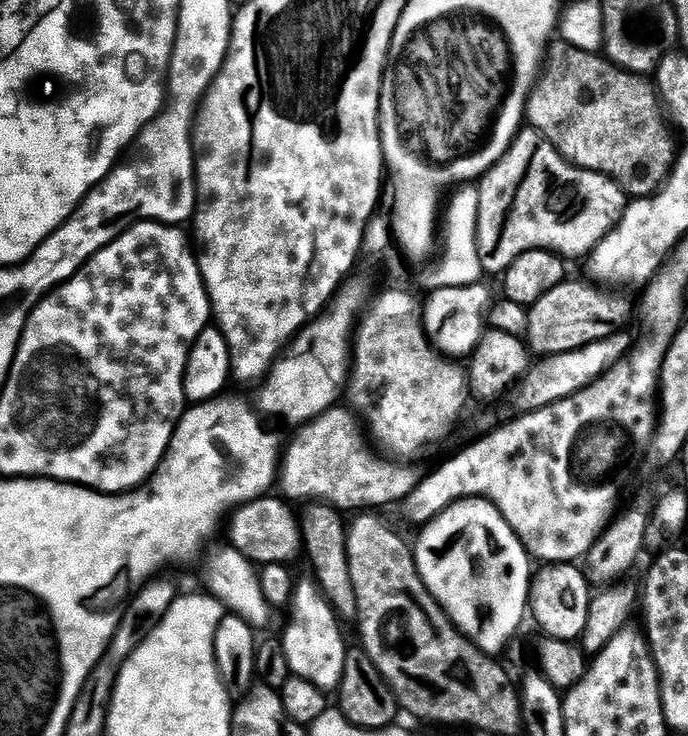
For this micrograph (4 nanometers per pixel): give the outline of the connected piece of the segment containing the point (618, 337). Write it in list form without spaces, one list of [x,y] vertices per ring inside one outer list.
[[[621,330],[602,338],[593,344],[582,346],[578,350],[563,352],[557,356],[545,356],[537,359],[527,375],[520,381],[515,389],[516,412],[537,412],[559,400],[570,398],[588,388],[605,372],[610,371],[621,360],[633,351],[634,343],[627,336],[627,331]]]

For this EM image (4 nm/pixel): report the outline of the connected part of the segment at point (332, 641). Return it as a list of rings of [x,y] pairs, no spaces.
[[[311,579],[295,585],[292,590],[292,621],[282,635],[284,653],[288,663],[289,673],[293,676],[306,678],[306,682],[314,682],[314,686],[325,690],[339,689],[342,674],[346,666],[346,658],[350,651],[349,645],[344,645],[344,636],[340,633],[342,627],[337,614],[328,604],[319,587]]]

